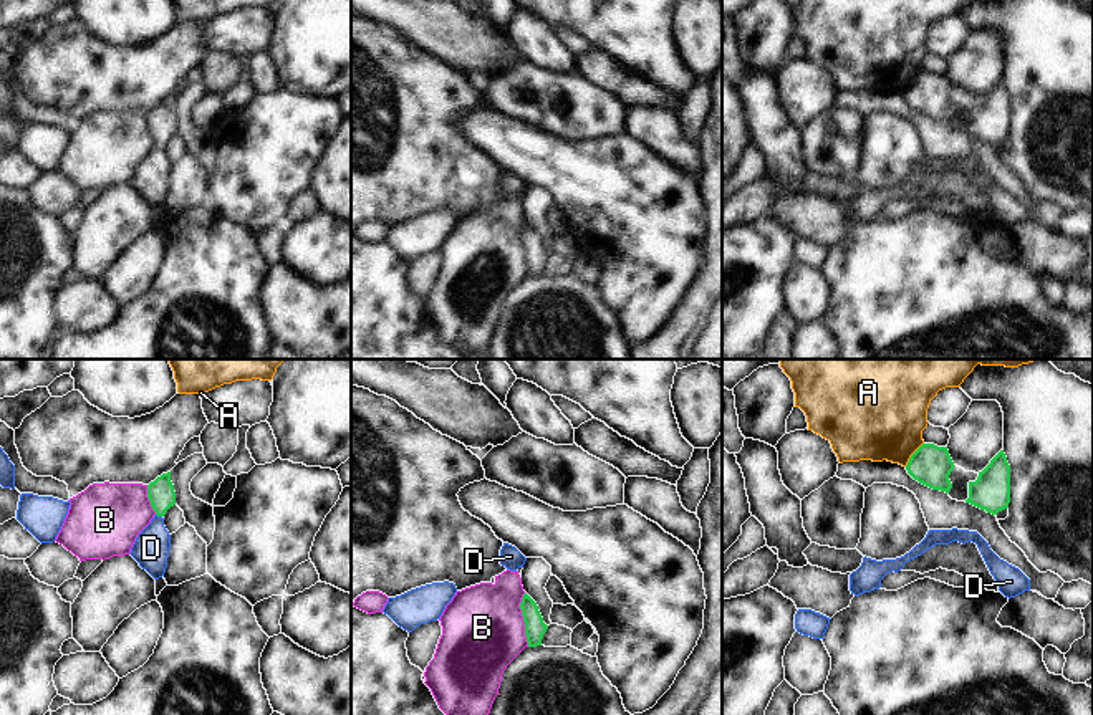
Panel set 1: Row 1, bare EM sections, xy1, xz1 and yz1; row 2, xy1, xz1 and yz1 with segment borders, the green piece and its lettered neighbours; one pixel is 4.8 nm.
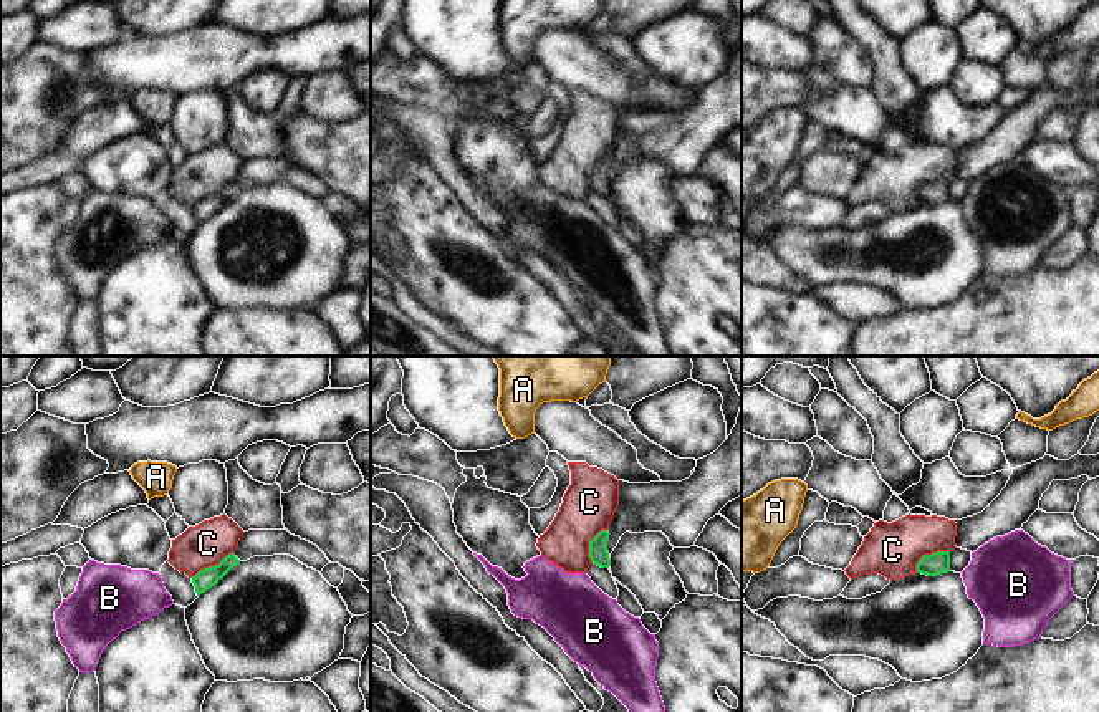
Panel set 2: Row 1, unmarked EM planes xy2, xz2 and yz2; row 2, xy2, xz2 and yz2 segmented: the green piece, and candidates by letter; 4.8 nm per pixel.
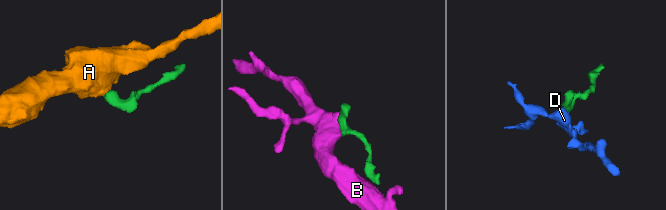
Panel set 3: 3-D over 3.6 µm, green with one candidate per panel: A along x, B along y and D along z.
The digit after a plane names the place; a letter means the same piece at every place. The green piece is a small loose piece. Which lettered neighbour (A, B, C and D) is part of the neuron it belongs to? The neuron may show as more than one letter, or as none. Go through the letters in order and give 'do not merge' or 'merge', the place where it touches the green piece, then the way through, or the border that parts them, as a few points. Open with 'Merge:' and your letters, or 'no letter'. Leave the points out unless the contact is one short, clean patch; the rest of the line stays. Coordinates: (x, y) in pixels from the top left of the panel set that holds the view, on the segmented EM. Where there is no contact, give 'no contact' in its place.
Merge: D
A: do not merge; meets green in yz1 at (913, 454); border along yz1 (923, 442), (905, 465)
B: do not merge; meets green in xz1 at (524, 619); border along xz1 (524, 593), (520, 614), (529, 646)
C: do not merge; meets green in xy2 at (212, 567); border along xy2 (234, 552), (191, 577)
D: merge; meets green in xy1 at (159, 515); runs through xy1 (161, 494), (159, 515), (151, 548)

